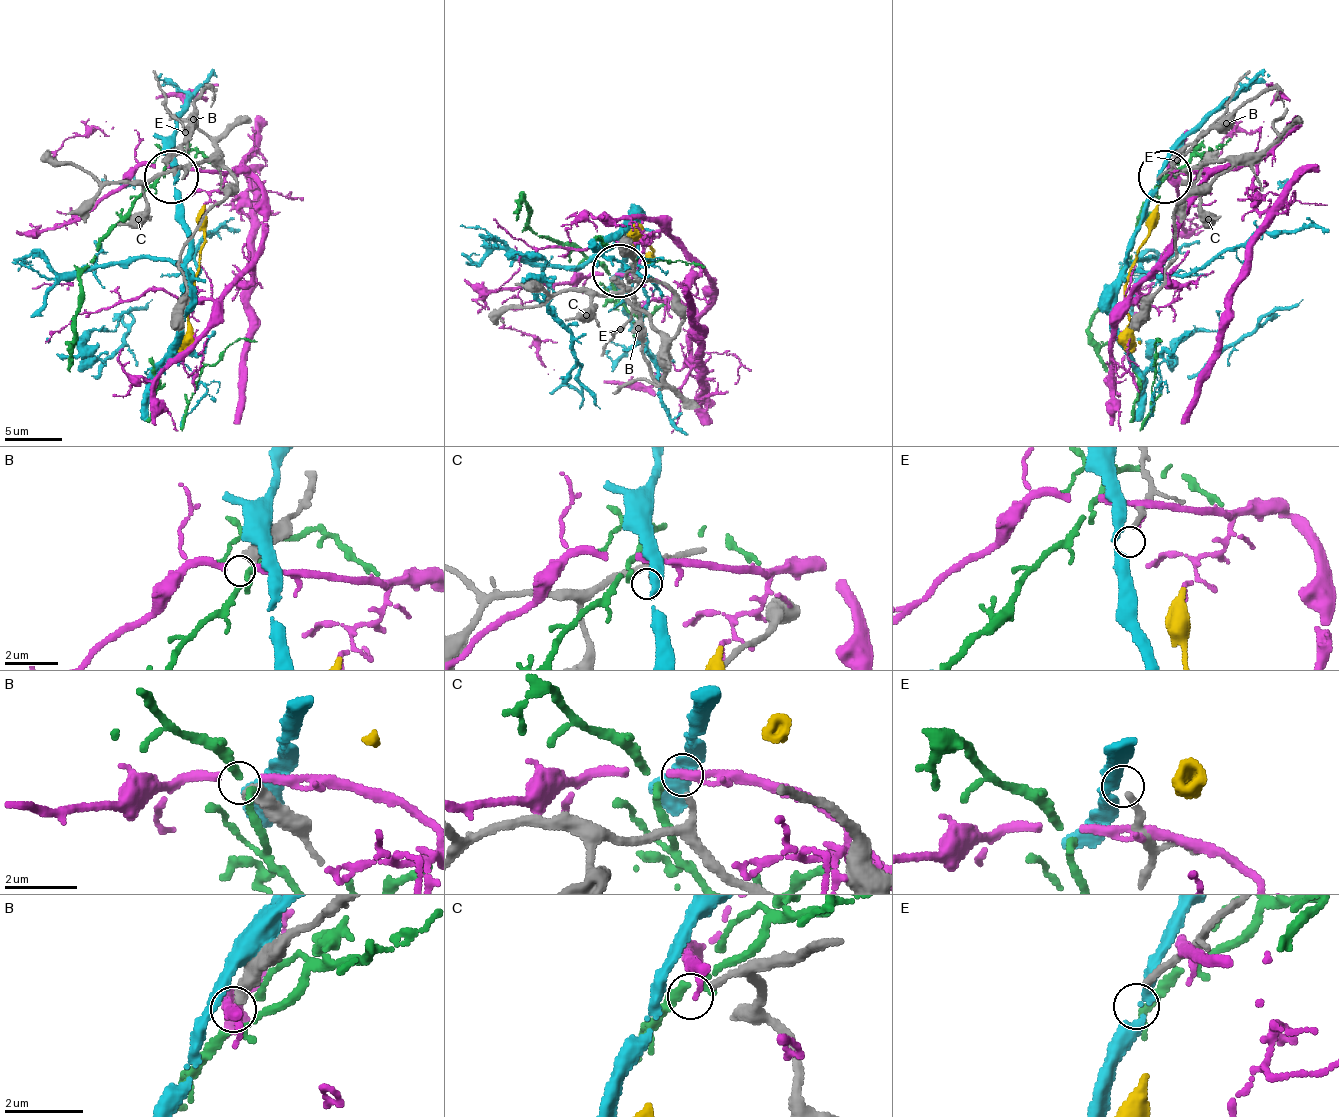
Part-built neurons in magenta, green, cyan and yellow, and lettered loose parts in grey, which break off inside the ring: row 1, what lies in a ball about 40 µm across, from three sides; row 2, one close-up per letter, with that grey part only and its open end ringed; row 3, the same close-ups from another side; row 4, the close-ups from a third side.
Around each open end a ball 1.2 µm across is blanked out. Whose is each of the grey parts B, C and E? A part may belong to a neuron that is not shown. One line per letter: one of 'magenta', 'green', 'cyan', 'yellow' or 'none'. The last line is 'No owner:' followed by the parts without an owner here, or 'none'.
B: none
C: none
E: none
No owner: B, C, E

